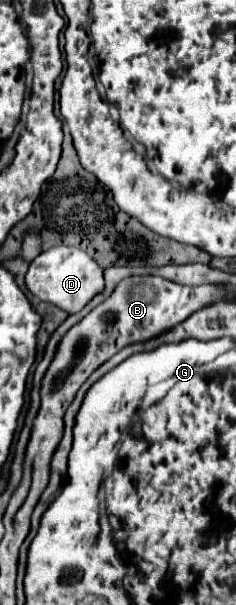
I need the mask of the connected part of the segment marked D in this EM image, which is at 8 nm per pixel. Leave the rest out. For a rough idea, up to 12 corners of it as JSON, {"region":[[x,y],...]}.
{"region":[[69,246],[41,252],[27,290],[67,314],[103,292],[103,270]]}

